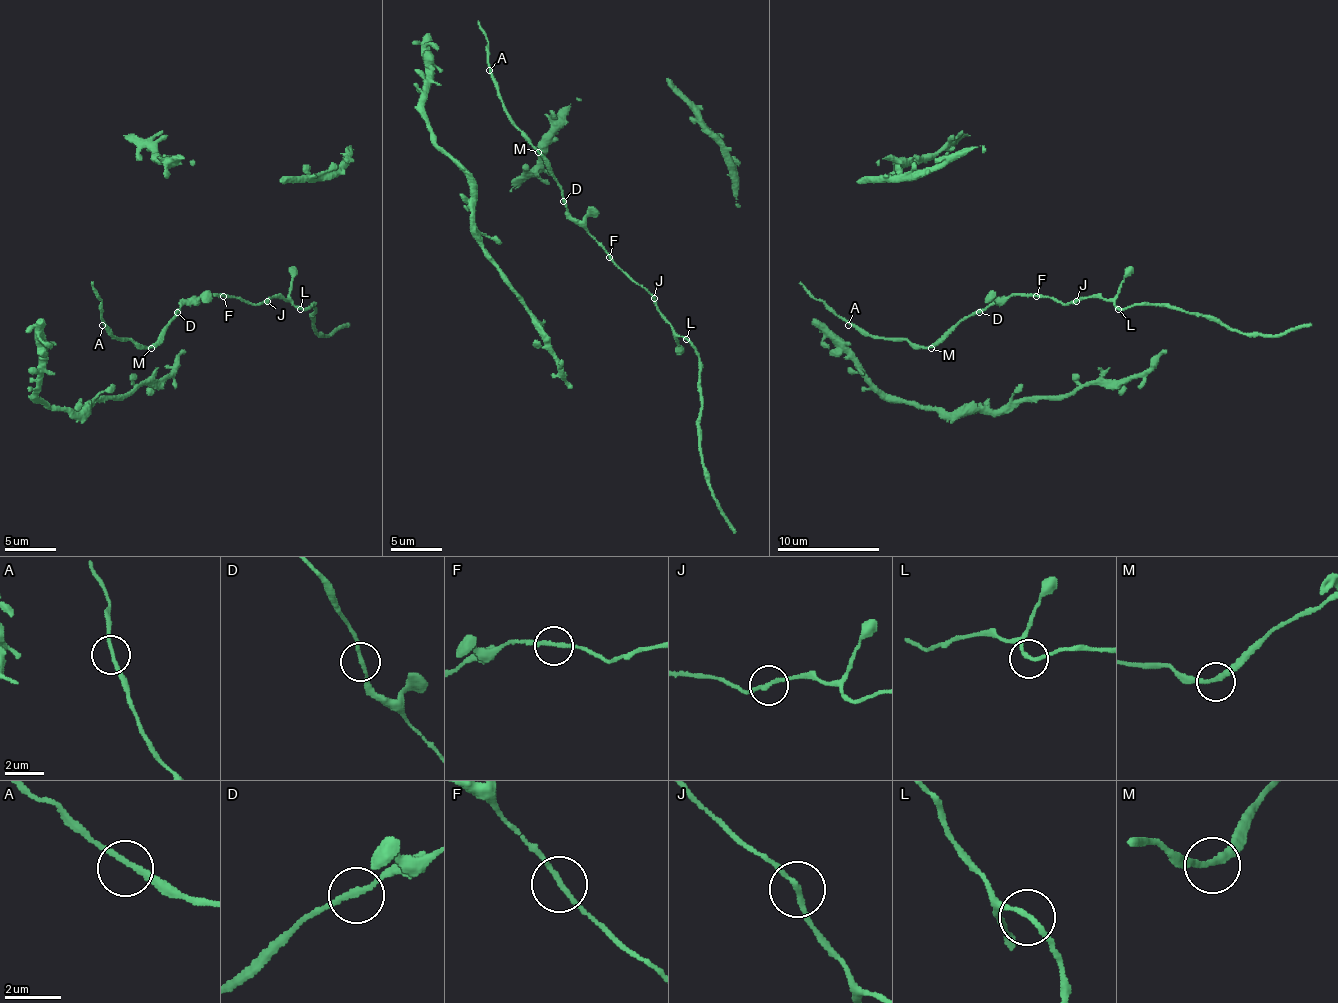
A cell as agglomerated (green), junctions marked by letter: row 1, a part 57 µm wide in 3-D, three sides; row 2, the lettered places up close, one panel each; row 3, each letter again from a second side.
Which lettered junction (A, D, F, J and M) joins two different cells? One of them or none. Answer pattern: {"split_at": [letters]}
{"split_at": []}

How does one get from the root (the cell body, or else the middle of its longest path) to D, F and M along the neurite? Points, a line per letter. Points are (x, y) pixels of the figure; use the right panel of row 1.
D: (897, 337), (928, 348), (948, 335), (964, 319), (979, 312)
F: (897, 337), (928, 348), (948, 335), (964, 319), (992, 304), (1002, 304), (1018, 294), (1036, 296)
M: (897, 337), (905, 337), (913, 345), (931, 348)

